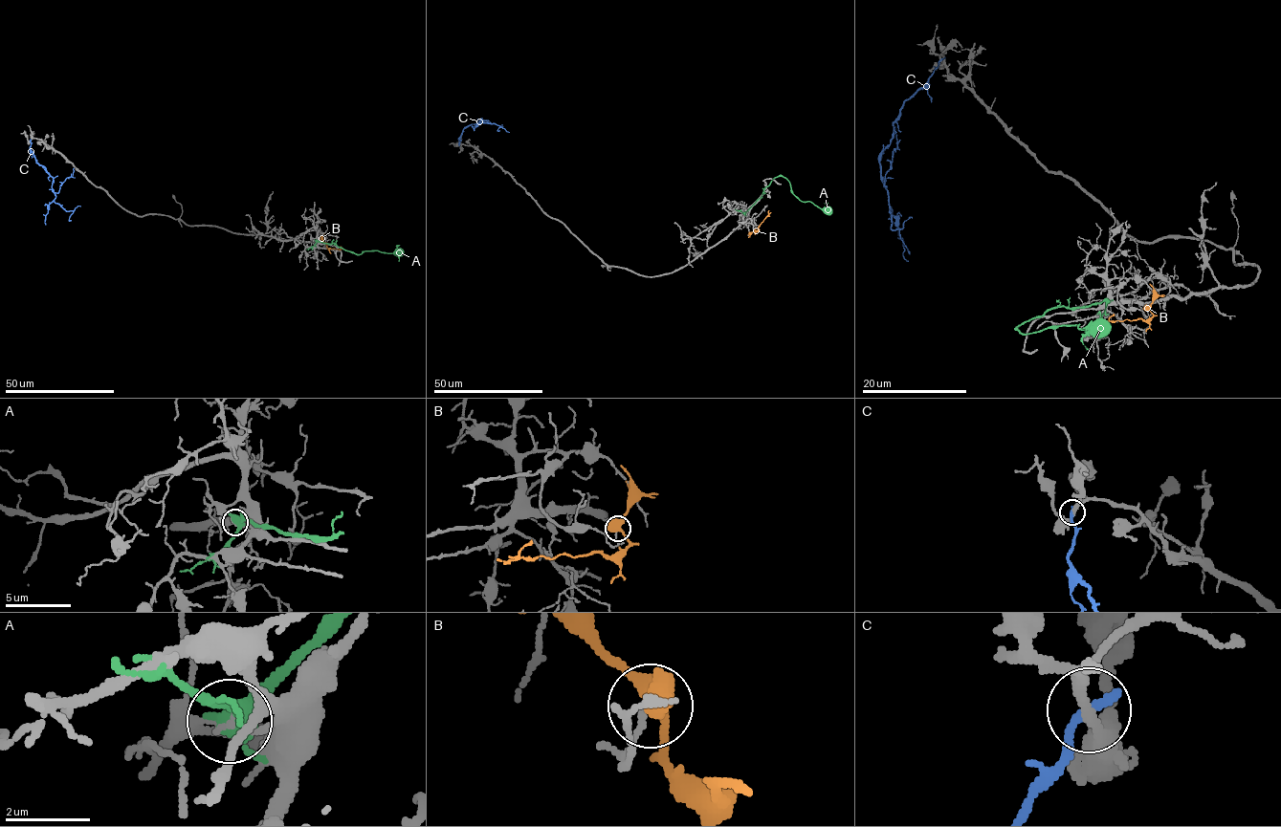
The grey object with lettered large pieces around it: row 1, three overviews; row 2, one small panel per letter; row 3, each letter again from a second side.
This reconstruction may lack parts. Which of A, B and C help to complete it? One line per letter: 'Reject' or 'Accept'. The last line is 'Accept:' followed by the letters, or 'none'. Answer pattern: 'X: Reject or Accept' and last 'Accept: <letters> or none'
A: Reject
B: Reject
C: Reject
Accept: none

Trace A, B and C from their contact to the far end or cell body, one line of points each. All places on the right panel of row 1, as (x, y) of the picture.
A: (1107, 301), (1050, 308), (1017, 328), (1028, 335), (1063, 325), (1096, 330), (1084, 336), (1086, 350)
B: (1148, 309), (1152, 315), (1148, 319), (1099, 321)
C: (940, 60), (926, 82), (908, 99), (894, 123), (894, 138), (880, 157), (891, 228), (898, 229), (908, 251)

